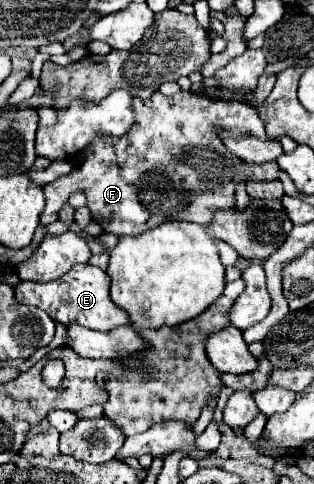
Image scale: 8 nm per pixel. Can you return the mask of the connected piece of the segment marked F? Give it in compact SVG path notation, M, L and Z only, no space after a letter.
M155 91L149 99L133 99L133 111L137 115L137 125L133 125L133 131L129 135L123 135L121 139L97 139L97 143L89 145L91 153L85 157L85 161L74 167L65 179L55 179L53 183L43 185L43 193L47 199L47 205L41 213L41 223L49 225L57 221L59 207L67 203L69 195L75 191L83 191L87 195L87 207L95 219L103 227L103 231L113 235L139 235L147 231L149 227L155 227L157 223L163 223L165 219L177 219L177 221L193 221L199 225L207 225L213 217L213 211L221 207L235 205L235 185L239 181L249 179L275 179L279 177L277 163L267 165L249 165L237 159L233 153L225 149L221 139L213 133L213 127L221 125L227 127L233 135L257 135L265 137L263 123L257 115L257 111L251 105L237 103L237 101L213 101L205 95L193 95L191 91L179 91L171 97Z

